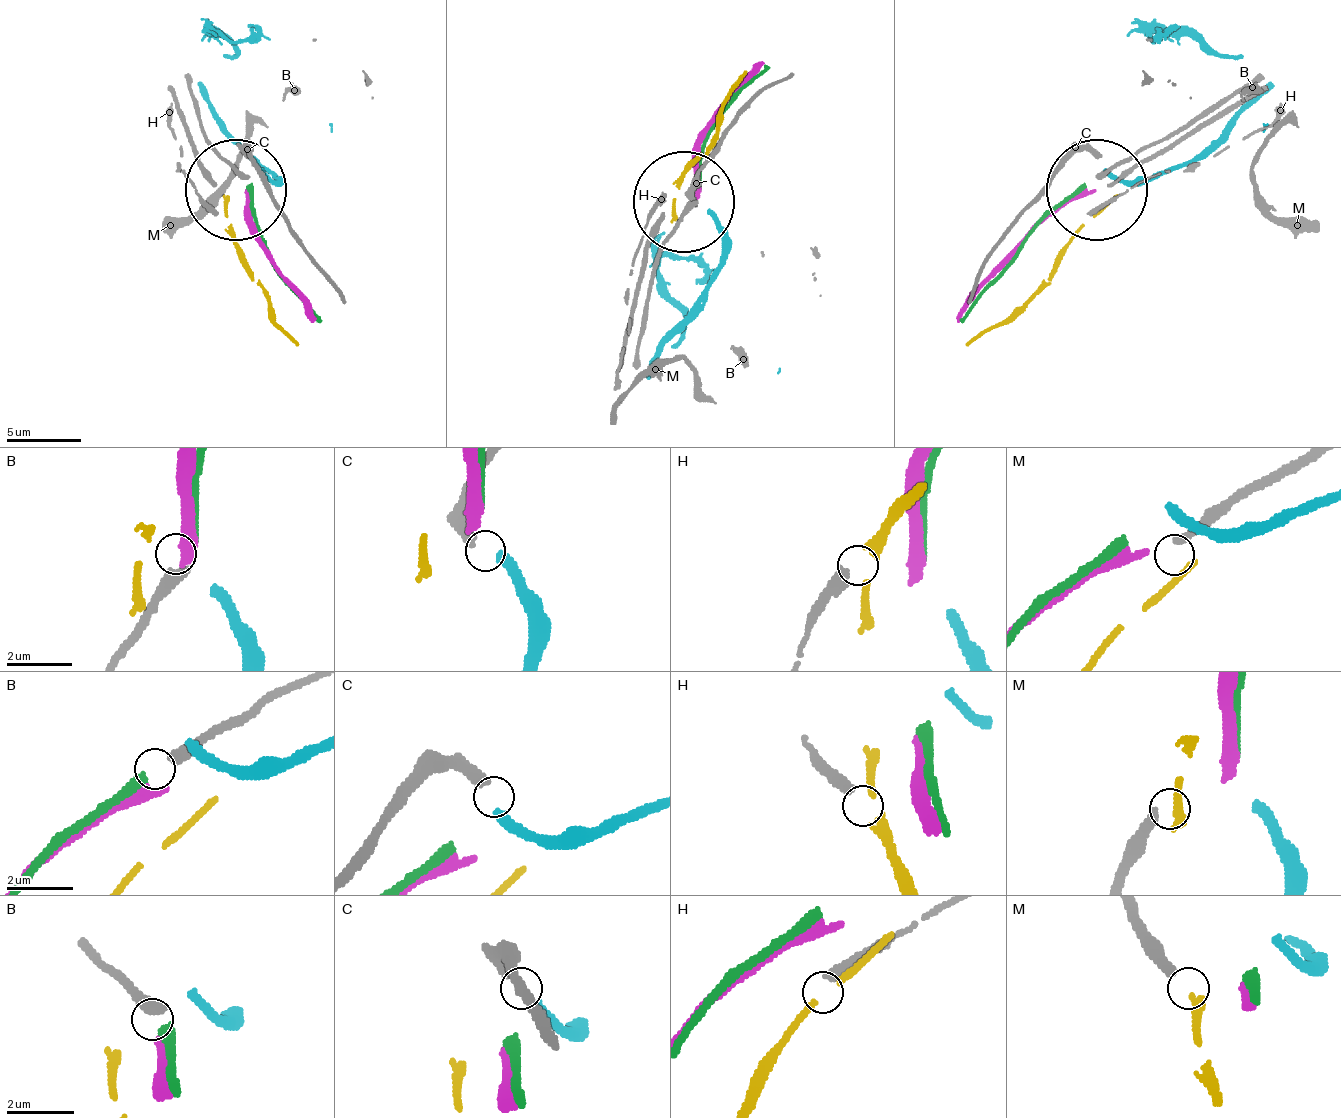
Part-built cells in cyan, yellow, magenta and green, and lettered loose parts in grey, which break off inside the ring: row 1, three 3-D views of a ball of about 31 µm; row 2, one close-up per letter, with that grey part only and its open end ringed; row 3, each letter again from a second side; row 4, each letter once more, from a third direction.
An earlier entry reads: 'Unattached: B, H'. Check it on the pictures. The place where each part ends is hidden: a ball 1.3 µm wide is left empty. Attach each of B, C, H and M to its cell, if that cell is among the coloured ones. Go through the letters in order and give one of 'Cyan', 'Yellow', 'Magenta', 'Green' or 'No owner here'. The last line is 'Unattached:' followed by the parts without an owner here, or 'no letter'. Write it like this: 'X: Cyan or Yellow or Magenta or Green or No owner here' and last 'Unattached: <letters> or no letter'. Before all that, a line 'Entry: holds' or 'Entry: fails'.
Entry: fails
B: Green
C: Cyan
H: No owner here
M: No owner here
Unattached: H, M

